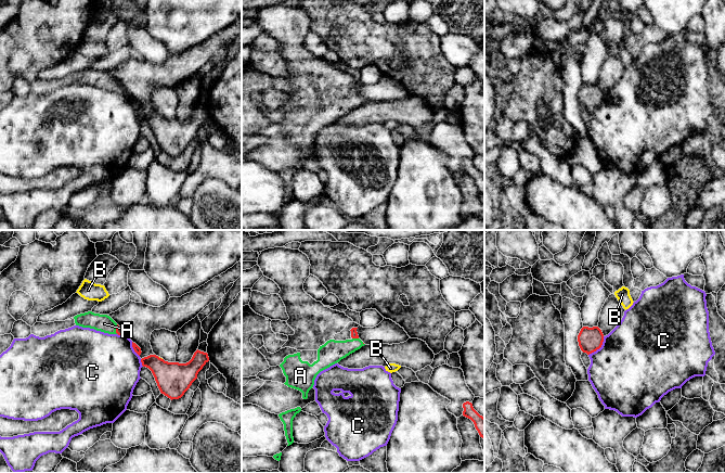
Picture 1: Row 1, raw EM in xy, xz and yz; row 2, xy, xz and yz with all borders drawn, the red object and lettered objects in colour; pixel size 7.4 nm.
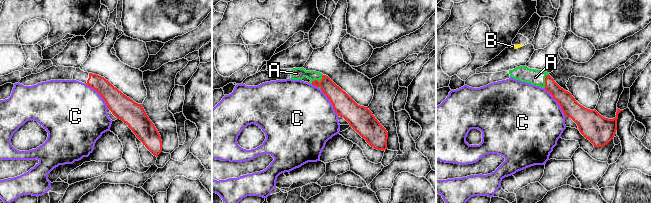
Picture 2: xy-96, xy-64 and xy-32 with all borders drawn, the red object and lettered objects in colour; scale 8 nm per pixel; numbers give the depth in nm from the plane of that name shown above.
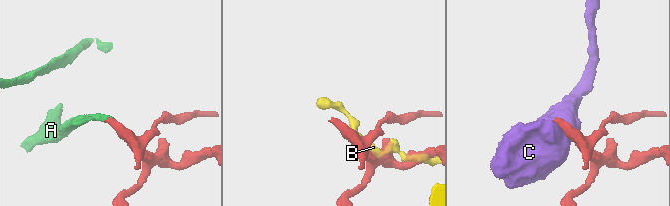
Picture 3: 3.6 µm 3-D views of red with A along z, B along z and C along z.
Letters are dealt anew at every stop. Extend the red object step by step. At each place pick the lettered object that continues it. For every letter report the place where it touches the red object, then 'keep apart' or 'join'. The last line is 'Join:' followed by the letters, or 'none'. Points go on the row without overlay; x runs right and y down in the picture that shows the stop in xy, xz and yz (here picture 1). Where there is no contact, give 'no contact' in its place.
A: meets red in xy at (116, 86); join
B: meets red in xy at (160, 115); keep apart
C: meets red in yz at (599, 104); keep apart
Join: A

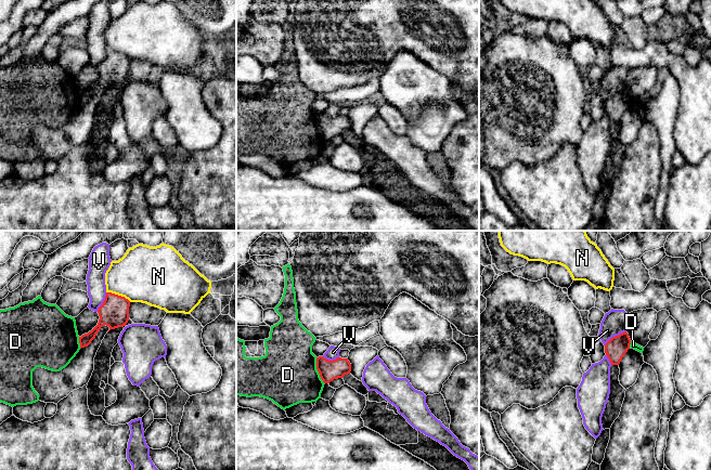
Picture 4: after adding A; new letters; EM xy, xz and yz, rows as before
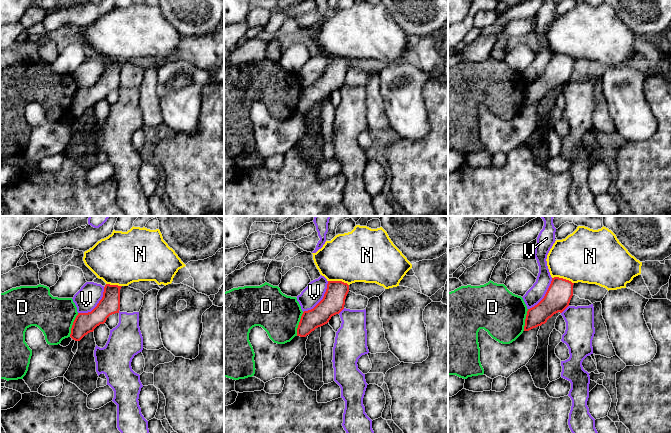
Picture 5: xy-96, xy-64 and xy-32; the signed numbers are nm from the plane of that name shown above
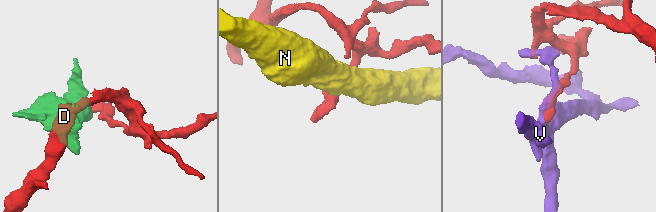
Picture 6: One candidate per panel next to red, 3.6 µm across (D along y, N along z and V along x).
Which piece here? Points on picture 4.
D: meets red in xz at (318, 128); keep apart
N: meets red in xy at (117, 52); keep apart
V: meets red in yz at (616, 93); keep apart
Join: none

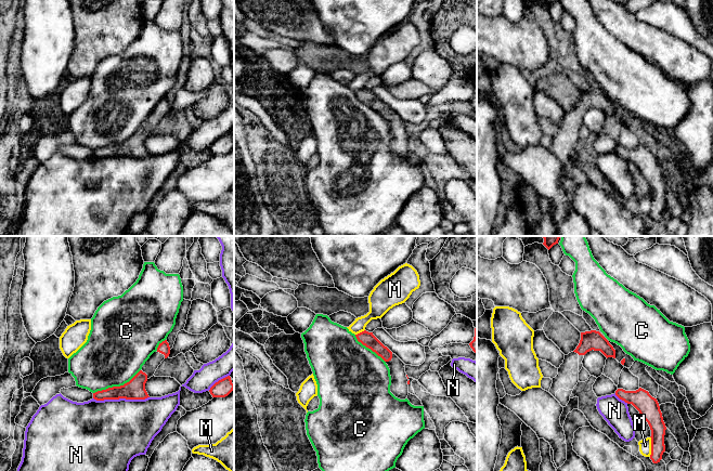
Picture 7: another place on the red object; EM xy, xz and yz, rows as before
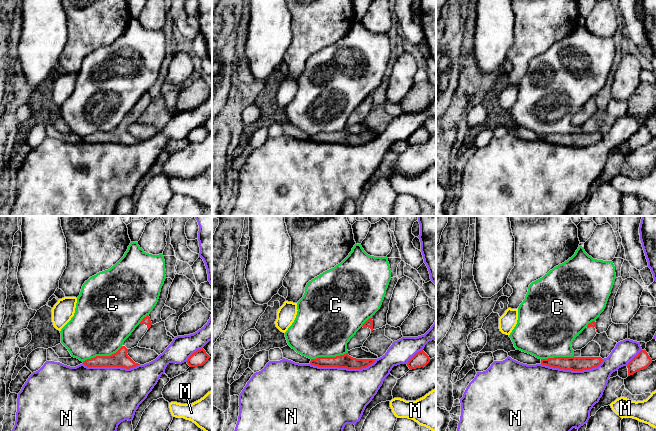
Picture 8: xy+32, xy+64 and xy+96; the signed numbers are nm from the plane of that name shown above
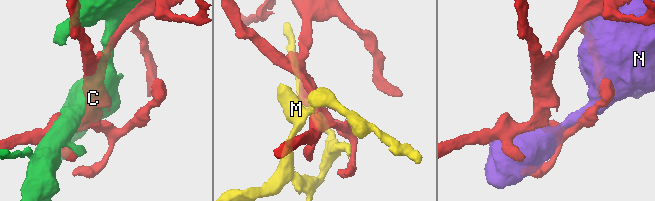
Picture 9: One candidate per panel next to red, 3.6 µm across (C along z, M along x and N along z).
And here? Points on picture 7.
C: meets red in xy at (116, 144); keep apart
M: meets red in yz at (651, 204); keep apart
N: meets red in xy at (120, 155); keep apart
Join: none

